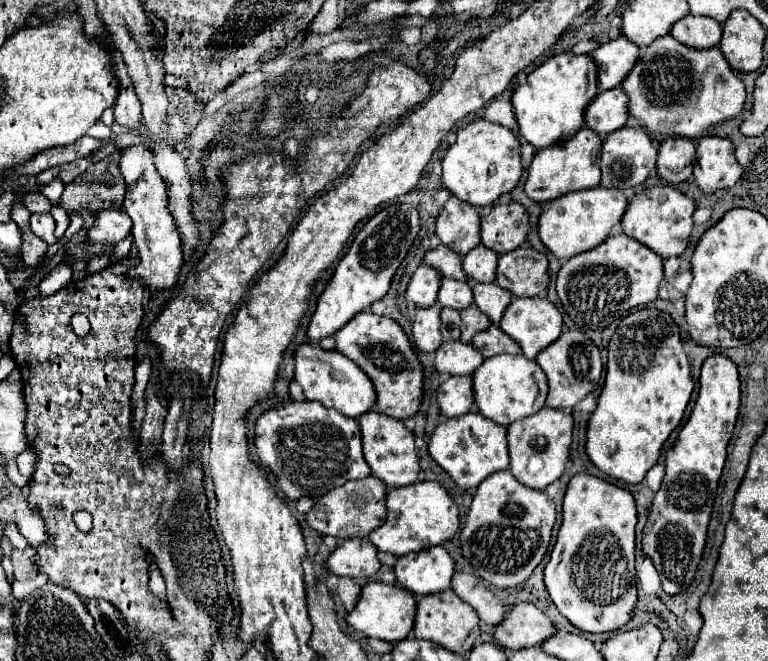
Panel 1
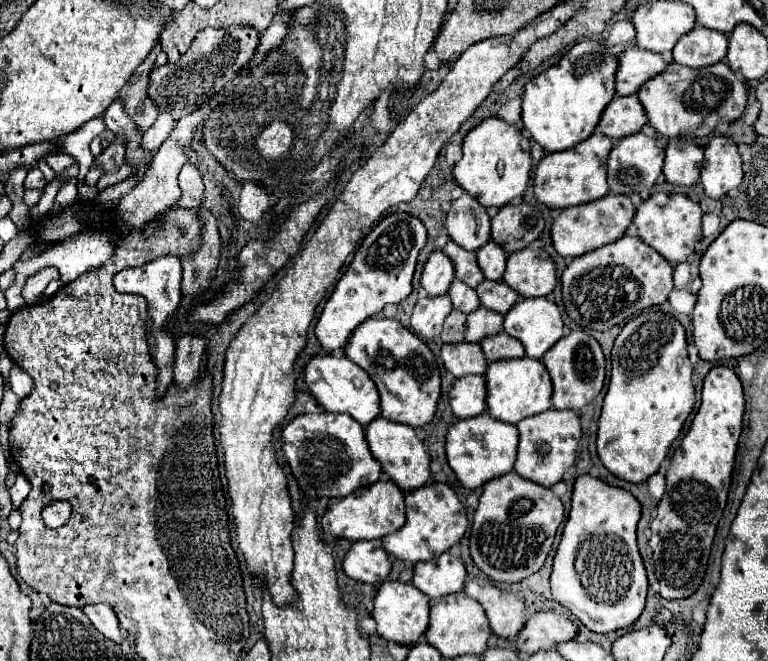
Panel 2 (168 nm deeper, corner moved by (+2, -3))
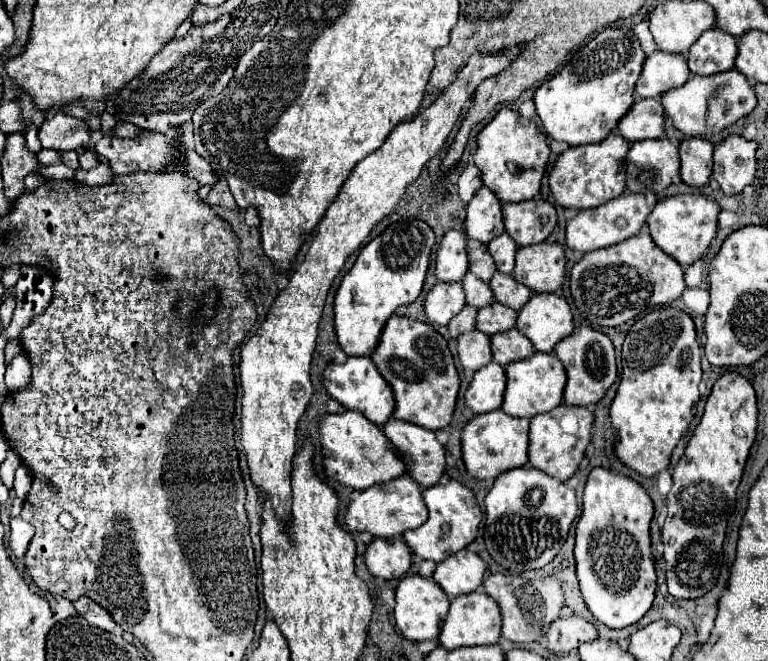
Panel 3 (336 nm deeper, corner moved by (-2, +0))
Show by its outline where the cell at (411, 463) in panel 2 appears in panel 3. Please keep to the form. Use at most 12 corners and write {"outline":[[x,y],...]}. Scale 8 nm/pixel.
{"outline":[[391,418],[385,436],[423,488],[445,472],[435,432]]}

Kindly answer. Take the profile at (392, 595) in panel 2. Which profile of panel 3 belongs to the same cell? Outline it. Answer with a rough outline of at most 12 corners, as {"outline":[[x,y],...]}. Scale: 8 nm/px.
{"outline":[[405,576],[395,622],[407,640],[439,638],[449,598],[433,578]]}

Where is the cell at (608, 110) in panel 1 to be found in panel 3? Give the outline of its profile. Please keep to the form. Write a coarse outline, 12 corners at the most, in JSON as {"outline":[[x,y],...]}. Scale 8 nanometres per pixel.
{"outline":[[659,98],[637,100],[617,132],[629,142],[665,136]]}

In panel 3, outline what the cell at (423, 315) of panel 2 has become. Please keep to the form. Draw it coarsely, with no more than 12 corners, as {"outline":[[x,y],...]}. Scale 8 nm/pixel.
{"outline":[[437,282],[425,300],[431,324],[465,306],[461,282]]}

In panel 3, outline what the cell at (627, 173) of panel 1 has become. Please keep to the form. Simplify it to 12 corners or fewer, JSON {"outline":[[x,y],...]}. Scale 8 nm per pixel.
{"outline":[[667,138],[627,152],[627,190],[659,194],[679,174]]}

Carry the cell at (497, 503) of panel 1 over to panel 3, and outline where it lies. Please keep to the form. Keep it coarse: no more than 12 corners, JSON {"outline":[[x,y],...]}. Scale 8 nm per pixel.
{"outline":[[529,466],[485,496],[485,544],[507,570],[549,564],[575,490]]}

